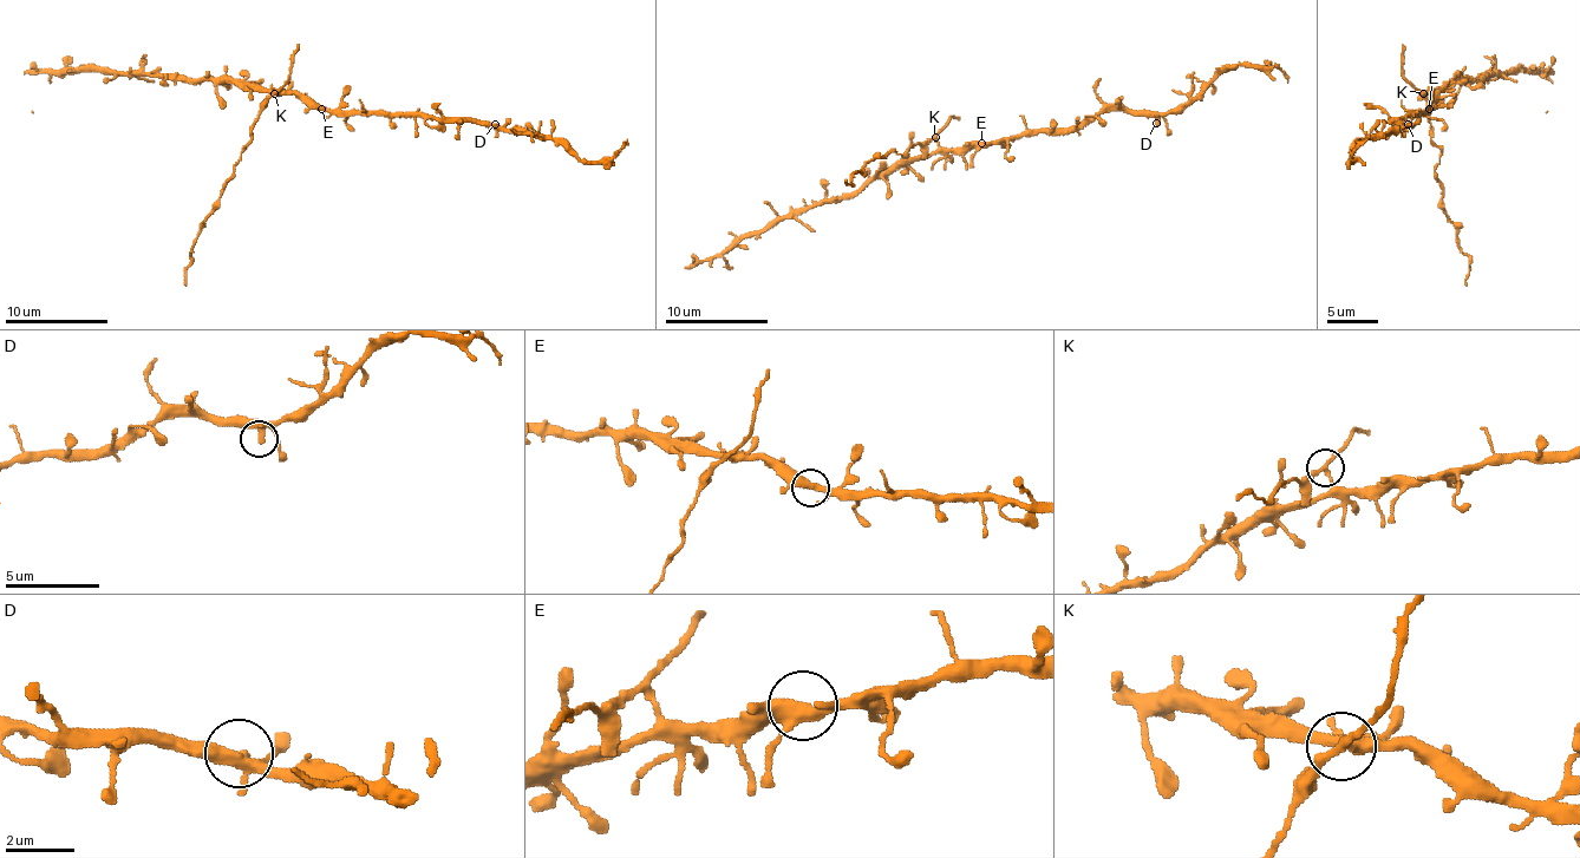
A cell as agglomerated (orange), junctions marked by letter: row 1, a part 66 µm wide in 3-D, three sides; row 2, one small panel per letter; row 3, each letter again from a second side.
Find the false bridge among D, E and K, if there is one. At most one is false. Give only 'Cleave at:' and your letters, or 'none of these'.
Cleave at: K

